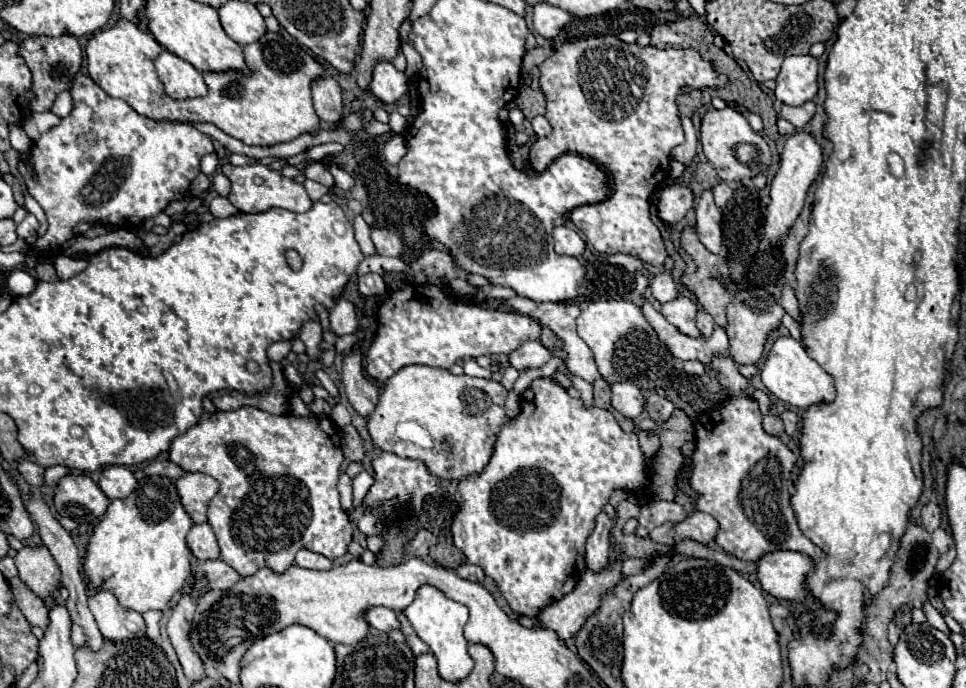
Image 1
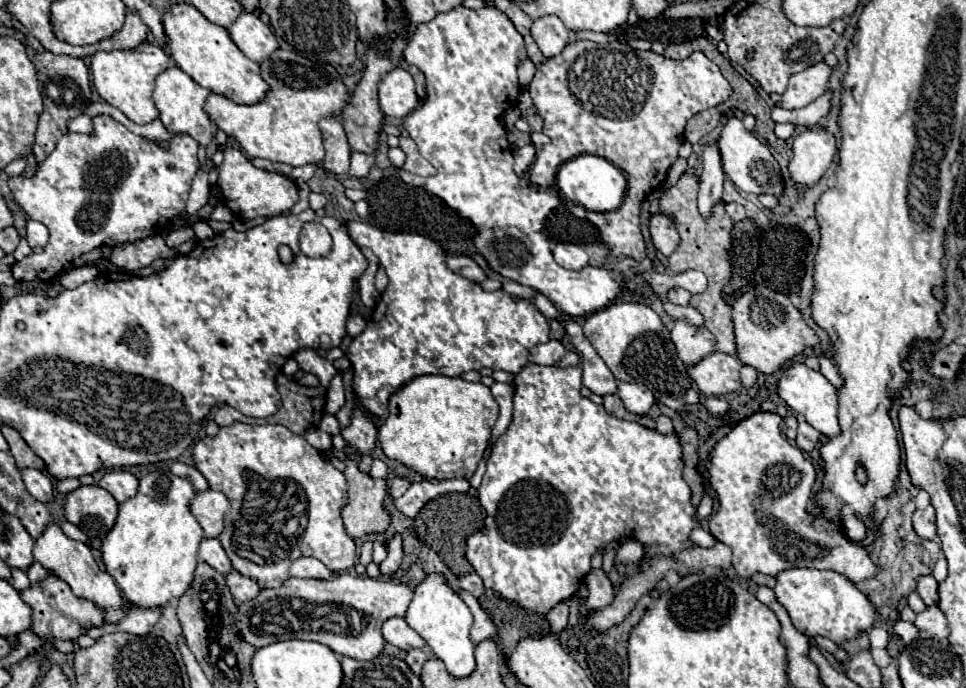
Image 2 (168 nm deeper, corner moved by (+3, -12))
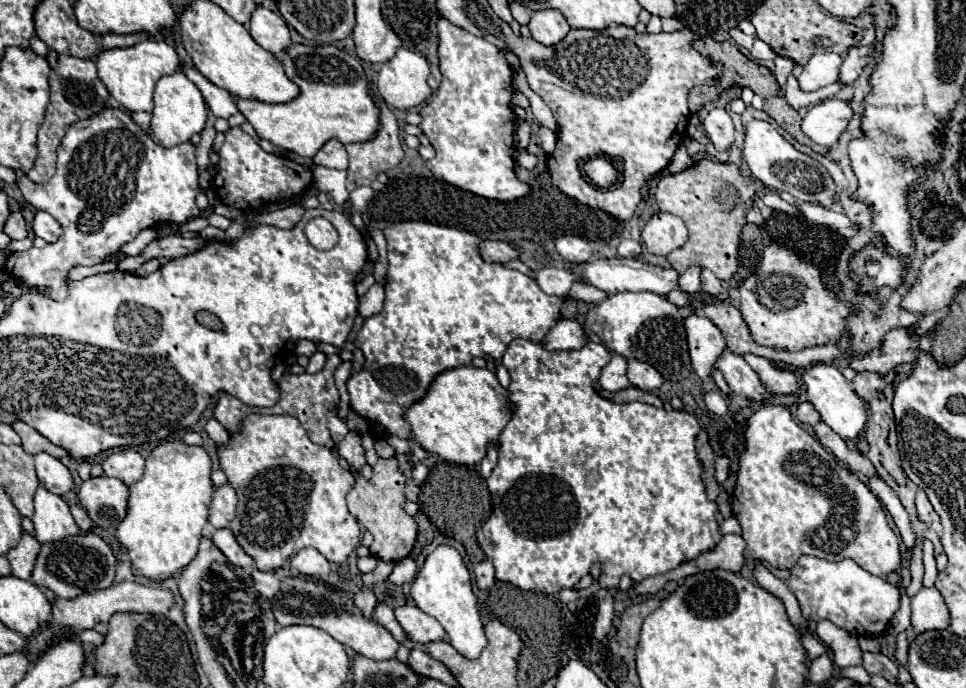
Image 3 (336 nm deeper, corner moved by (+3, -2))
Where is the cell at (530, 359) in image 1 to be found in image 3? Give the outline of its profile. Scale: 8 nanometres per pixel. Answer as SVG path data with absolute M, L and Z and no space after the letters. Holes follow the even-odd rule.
M558 320L558 324L544 338L546 350L572 350L582 348L588 342L586 328L578 320Z

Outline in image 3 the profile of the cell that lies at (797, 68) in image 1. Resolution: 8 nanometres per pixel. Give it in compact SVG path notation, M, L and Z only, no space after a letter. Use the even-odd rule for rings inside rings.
M834 52L832 54L814 54L798 76L800 88L804 92L814 92L822 86L834 84L840 78L840 66L842 66L840 54L834 54Z

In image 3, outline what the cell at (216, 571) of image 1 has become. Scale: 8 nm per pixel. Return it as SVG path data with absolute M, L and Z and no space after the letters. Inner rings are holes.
M254 570L252 572L256 590L264 596L264 598L274 598L280 592L280 578L274 572L260 572Z

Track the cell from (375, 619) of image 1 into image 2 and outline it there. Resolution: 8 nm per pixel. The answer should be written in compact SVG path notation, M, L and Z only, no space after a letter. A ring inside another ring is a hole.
M388 618L382 624L382 636L388 644L394 644L402 650L412 648L426 648L426 642L406 624L404 618Z

